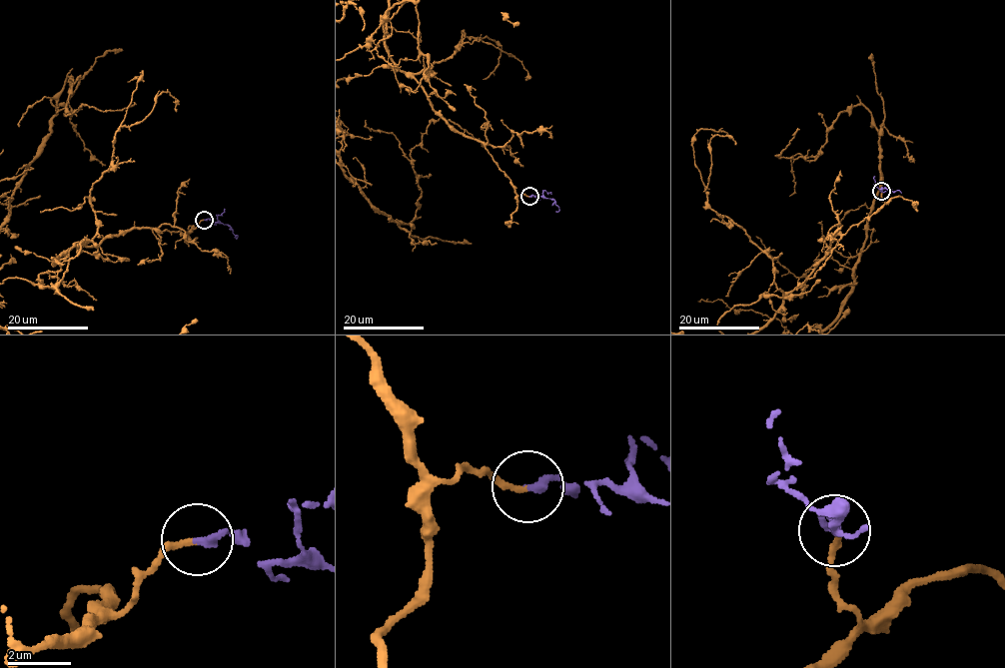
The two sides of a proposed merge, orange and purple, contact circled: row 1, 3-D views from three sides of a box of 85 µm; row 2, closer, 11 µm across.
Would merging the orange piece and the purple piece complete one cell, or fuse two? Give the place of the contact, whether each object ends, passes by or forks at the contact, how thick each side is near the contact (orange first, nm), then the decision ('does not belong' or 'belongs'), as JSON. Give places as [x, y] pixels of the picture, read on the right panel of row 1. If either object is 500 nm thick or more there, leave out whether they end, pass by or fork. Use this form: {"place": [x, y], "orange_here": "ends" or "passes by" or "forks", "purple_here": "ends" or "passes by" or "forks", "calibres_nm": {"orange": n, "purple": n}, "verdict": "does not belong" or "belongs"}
{"place": [881, 191], "orange_here": "ends", "purple_here": "ends", "calibres_nm": {"orange": 190, "purple": 260}, "verdict": "belongs"}

